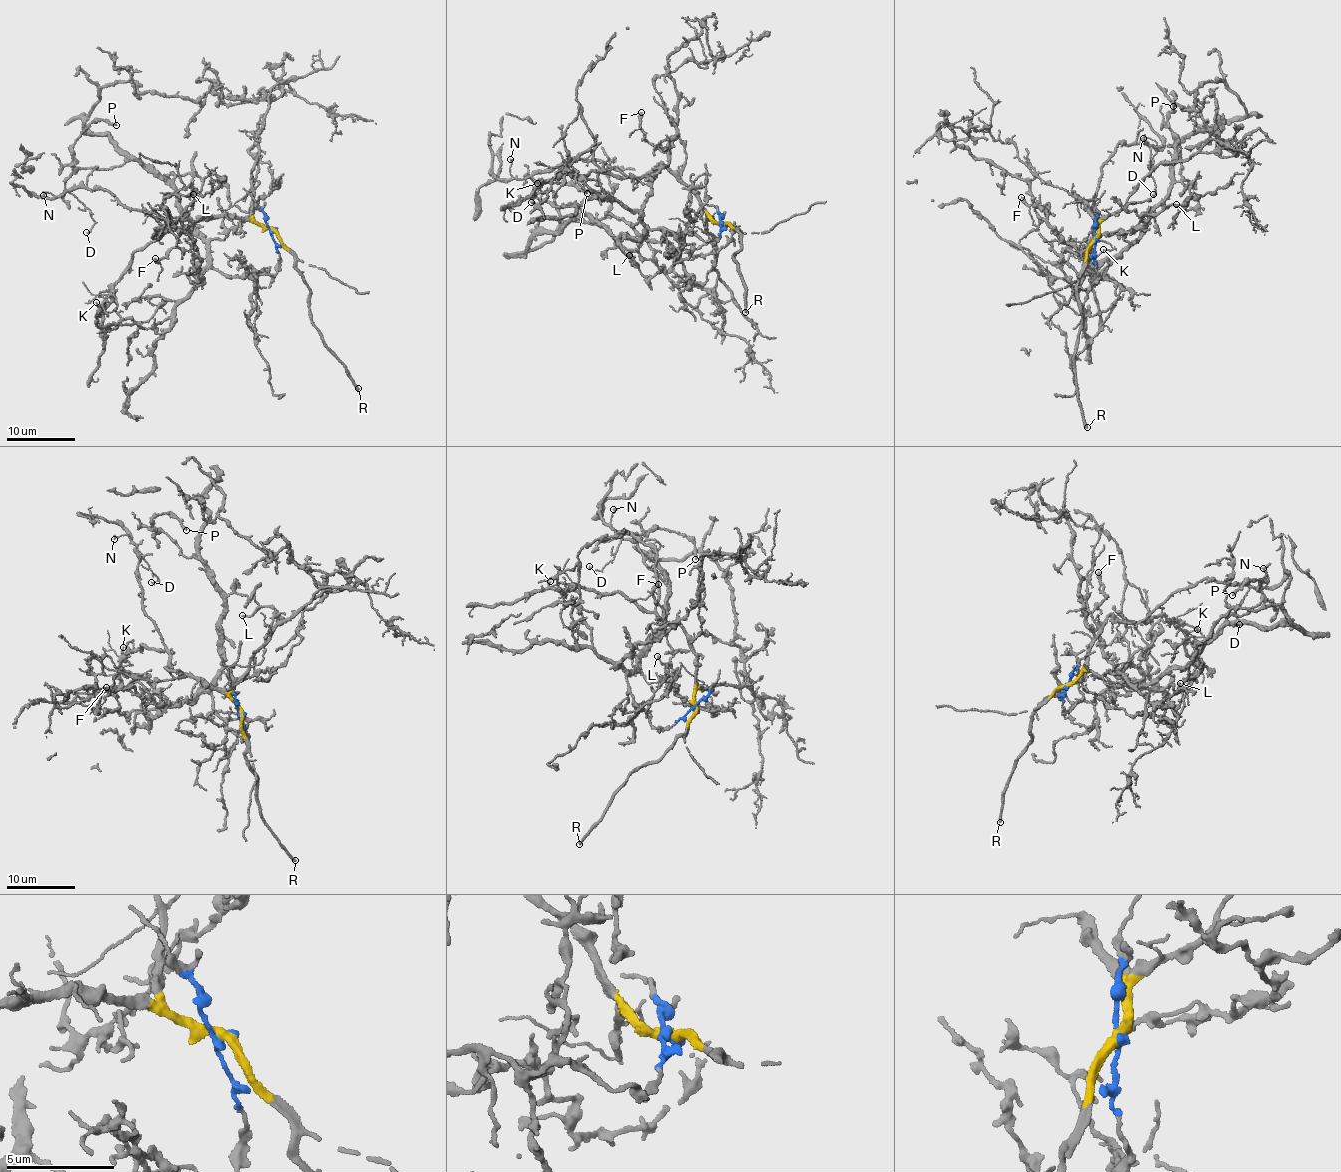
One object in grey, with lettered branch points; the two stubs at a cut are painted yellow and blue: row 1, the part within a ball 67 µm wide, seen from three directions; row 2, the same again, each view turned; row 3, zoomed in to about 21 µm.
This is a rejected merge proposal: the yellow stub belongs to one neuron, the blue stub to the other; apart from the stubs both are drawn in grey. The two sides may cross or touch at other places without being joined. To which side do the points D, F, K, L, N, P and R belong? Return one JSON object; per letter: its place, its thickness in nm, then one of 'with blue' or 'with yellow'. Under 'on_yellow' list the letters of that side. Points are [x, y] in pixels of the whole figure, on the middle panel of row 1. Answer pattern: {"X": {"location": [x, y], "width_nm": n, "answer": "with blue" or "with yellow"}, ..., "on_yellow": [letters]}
{"D": {"location": [531, 202], "width_nm": 130, "answer": "with yellow"}, "F": {"location": [641, 112], "width_nm": 360, "answer": "with blue"}, "K": {"location": [537, 183], "width_nm": 110, "answer": "with yellow"}, "L": {"location": [629, 255], "width_nm": 140, "answer": "with blue"}, "N": {"location": [510, 159], "width_nm": 140, "answer": "with yellow"}, "P": {"location": [587, 193], "width_nm": 240, "answer": "with blue"}, "R": {"location": [745, 312], "width_nm": 260, "answer": "with yellow"}, "on_yellow": ["D", "K", "N", "R"]}

